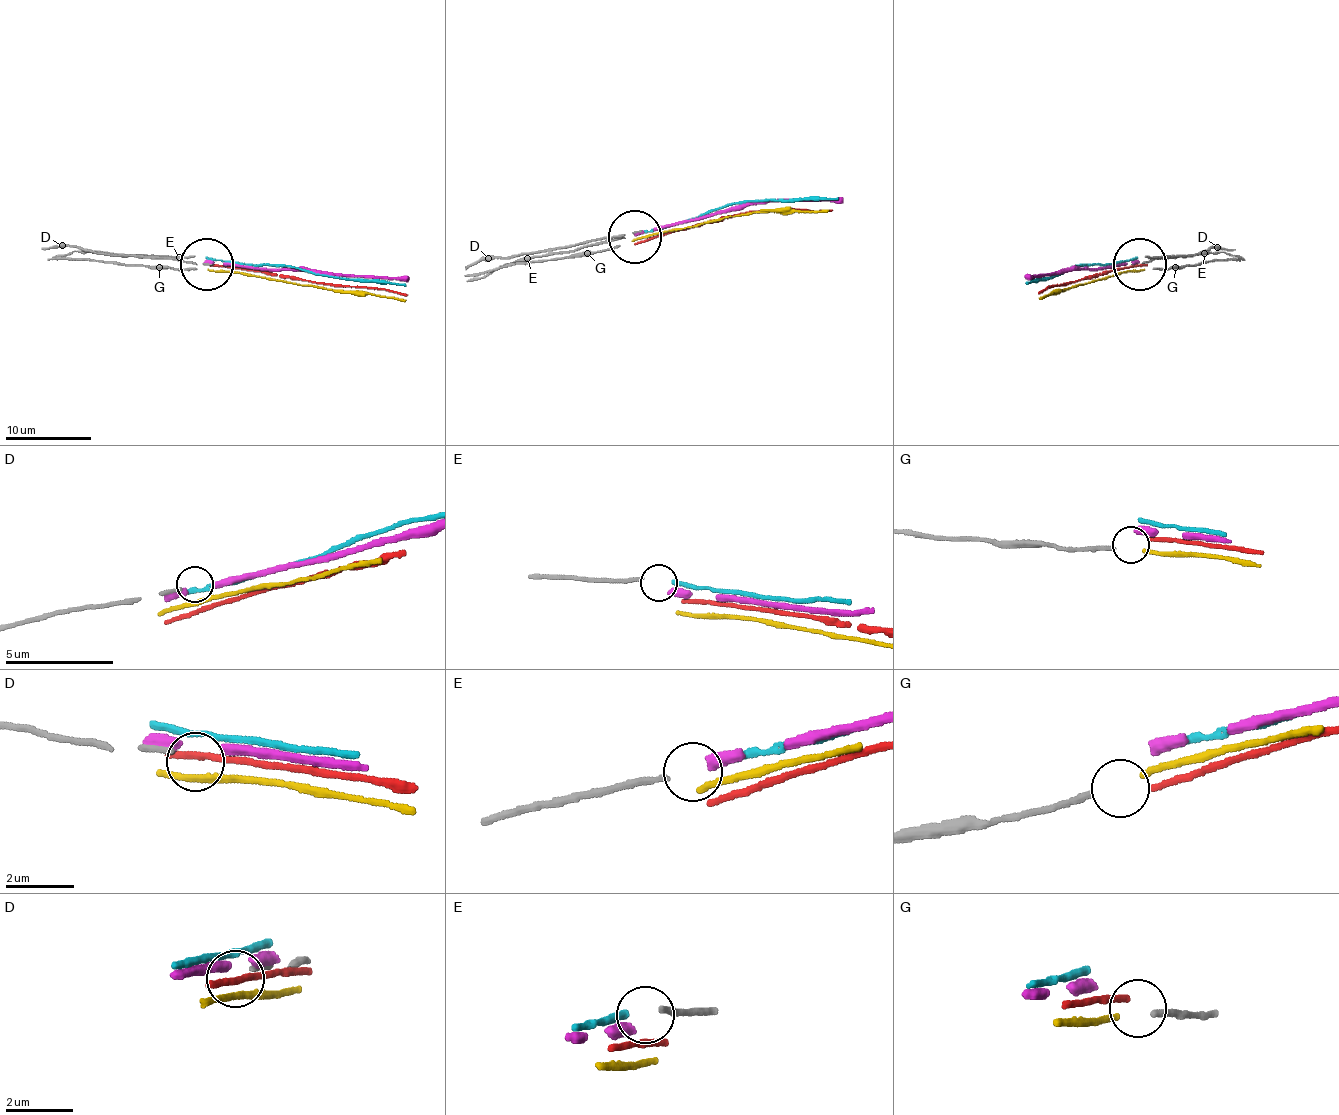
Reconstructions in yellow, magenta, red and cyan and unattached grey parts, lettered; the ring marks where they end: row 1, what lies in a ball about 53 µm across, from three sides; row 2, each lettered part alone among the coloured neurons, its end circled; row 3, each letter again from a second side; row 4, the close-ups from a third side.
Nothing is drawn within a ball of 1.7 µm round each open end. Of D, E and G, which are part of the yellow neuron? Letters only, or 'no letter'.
G

